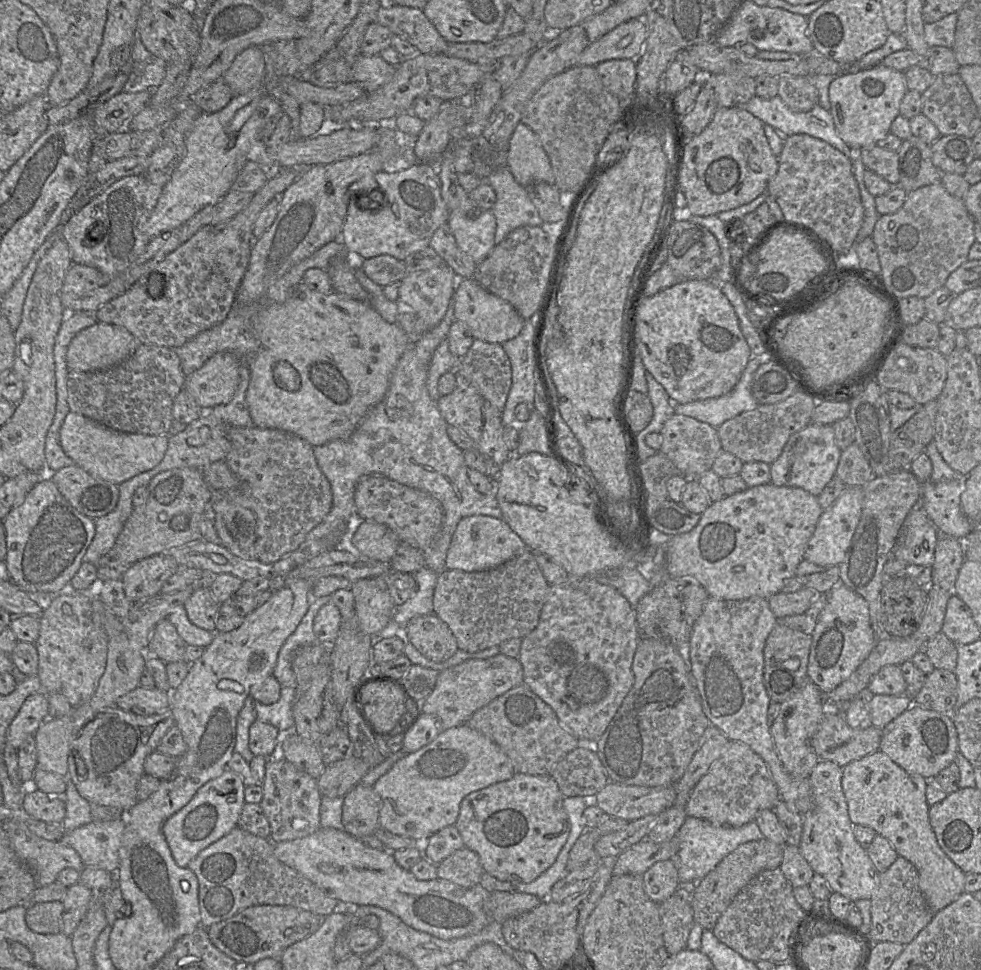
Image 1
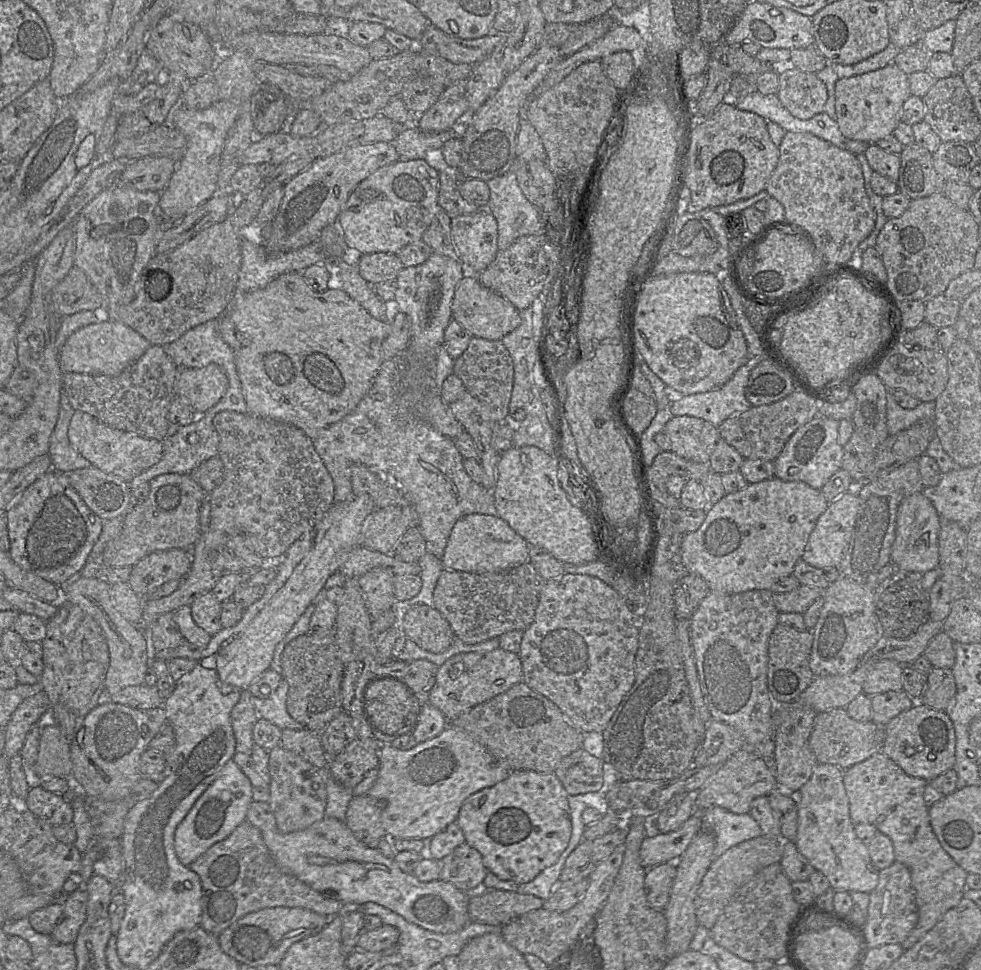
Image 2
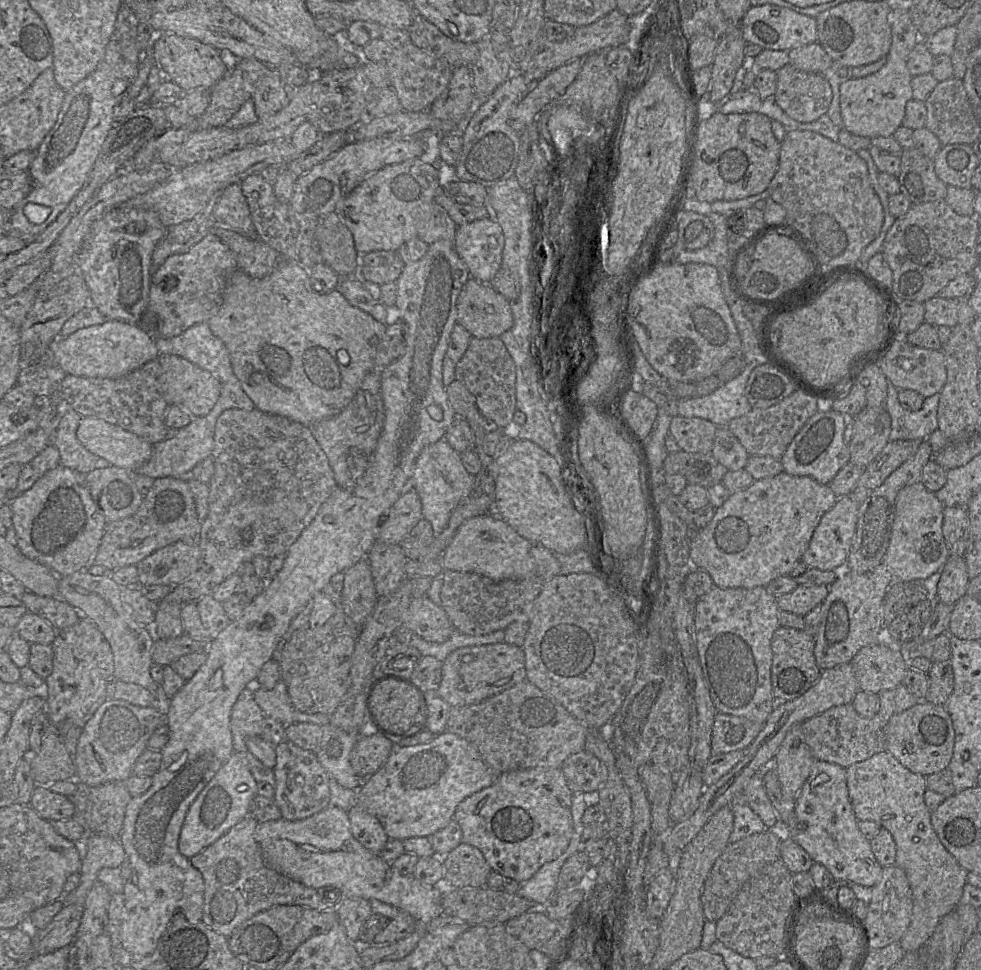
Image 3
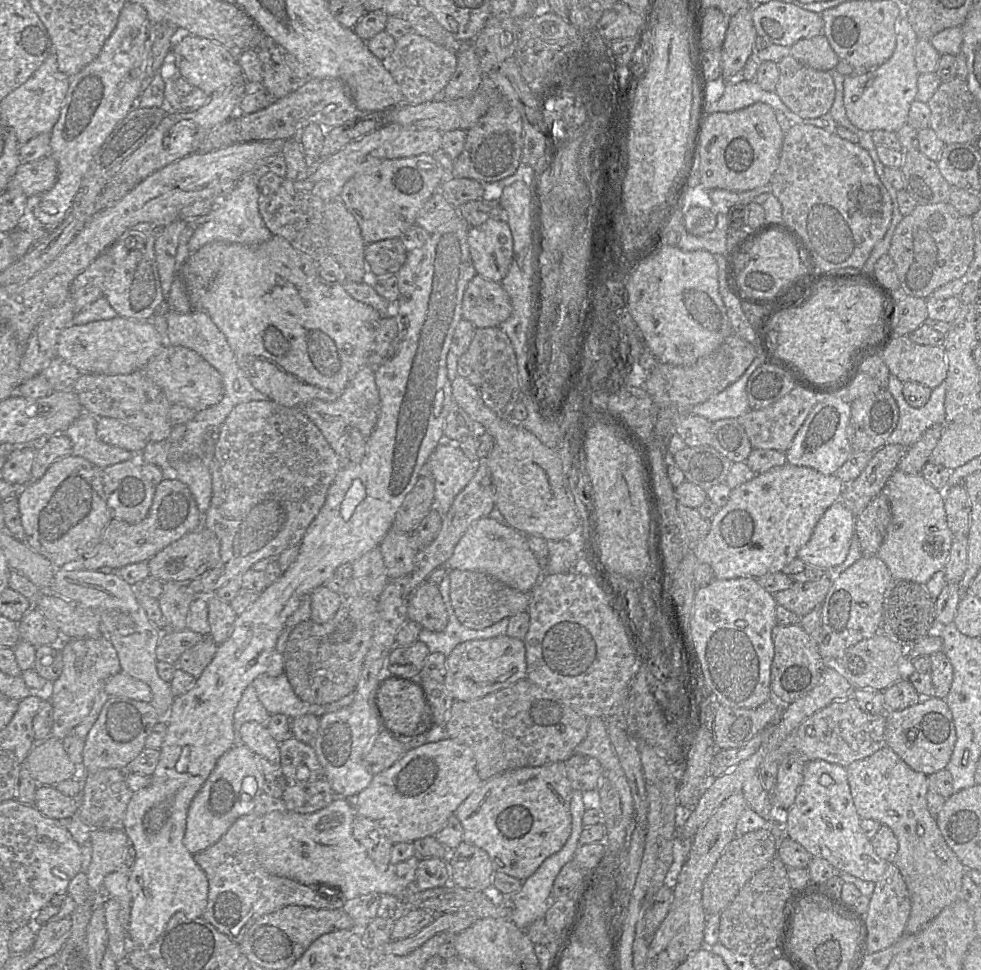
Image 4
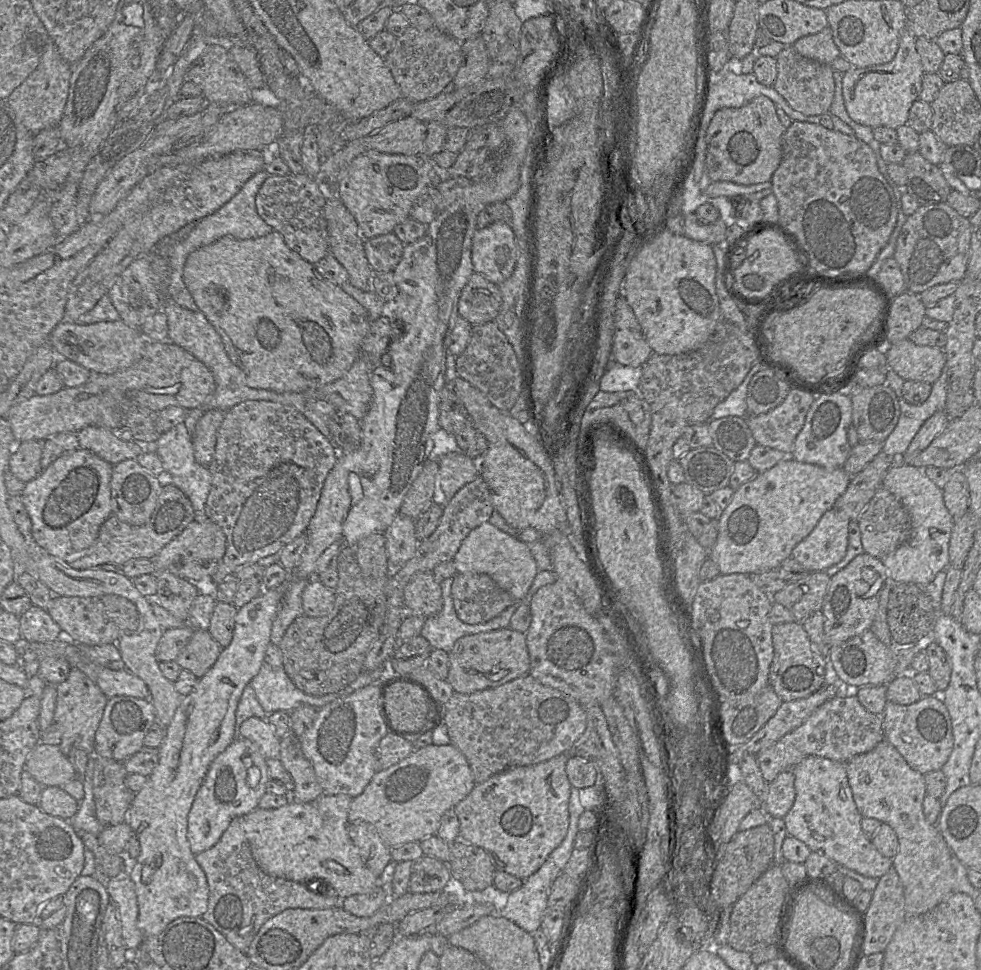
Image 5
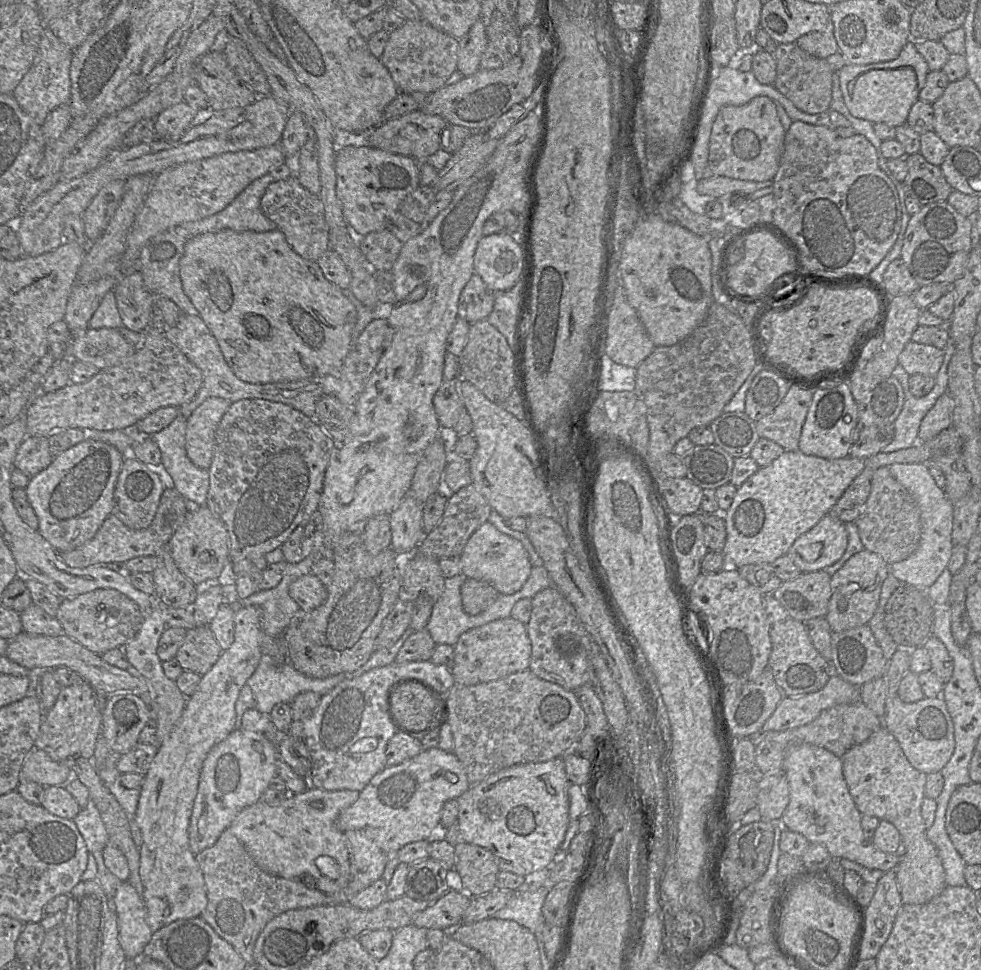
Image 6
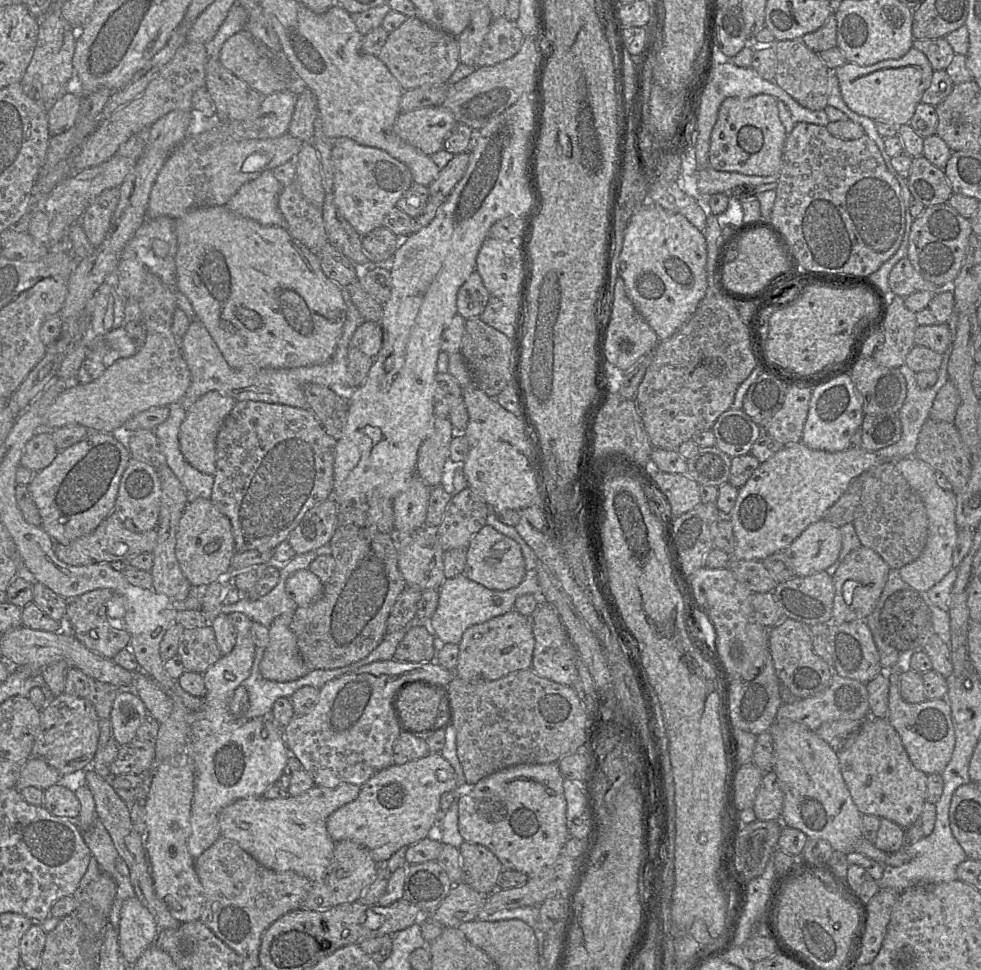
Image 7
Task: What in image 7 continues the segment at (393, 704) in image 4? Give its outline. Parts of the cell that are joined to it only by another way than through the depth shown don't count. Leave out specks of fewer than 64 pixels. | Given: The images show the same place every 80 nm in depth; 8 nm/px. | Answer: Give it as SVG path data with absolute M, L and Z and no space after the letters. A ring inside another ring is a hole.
M413 683L399 691L395 709L406 731L432 731L442 721L445 696L439 689Z

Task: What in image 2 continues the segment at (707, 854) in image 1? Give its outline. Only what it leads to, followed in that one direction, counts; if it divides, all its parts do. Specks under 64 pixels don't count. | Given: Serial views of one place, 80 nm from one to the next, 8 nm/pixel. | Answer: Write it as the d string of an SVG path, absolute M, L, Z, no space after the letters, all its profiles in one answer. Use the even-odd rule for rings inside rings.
M712 807L705 811L698 811L696 809L694 813L701 813L702 831L700 832L711 832L715 837L713 861L724 854L729 848L762 835L760 826L749 813L735 814L721 807Z

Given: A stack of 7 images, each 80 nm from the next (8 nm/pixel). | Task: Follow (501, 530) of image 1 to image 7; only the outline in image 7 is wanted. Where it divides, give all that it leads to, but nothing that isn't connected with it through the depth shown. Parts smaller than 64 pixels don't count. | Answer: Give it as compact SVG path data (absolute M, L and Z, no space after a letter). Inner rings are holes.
M489 525L475 534L466 548L466 567L463 575L488 589L506 591L518 586L525 577L526 568L520 545Z

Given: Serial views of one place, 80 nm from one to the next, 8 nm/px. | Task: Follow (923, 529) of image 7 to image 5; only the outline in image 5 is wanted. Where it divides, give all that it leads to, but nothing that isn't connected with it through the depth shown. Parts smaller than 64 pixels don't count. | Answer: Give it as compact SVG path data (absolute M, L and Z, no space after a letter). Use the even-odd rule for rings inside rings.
M880 487L857 519L864 551L883 559L893 553L912 535L910 516L901 501L886 488Z

